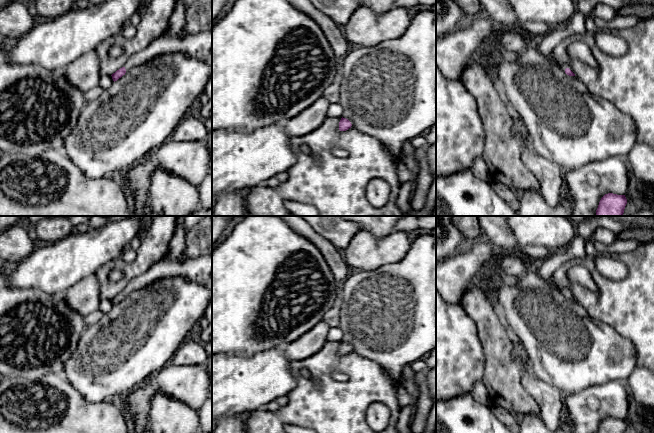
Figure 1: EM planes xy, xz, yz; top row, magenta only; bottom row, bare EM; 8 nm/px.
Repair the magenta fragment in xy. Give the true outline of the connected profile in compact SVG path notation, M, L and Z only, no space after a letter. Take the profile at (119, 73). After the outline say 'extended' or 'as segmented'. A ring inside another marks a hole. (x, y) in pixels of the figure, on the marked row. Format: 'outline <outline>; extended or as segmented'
outline M212 30L200 32L183 40L175 37L159 37L143 50L131 55L126 64L111 75L112 79L115 82L125 75L128 70L144 64L159 55L172 52L184 52L194 58L211 61Z; extended

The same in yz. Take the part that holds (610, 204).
outline M605 194L599 202L596 216L622 216L626 204L625 195Z; as segmented

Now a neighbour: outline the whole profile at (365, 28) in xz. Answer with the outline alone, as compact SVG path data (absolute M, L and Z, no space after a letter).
M360 6L342 29L350 46L371 47L401 37L411 20L408 9L403 7L377 14L370 8Z

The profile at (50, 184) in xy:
M49 149L37 156L0 153L0 216L132 216L130 199L116 176L88 178L65 151Z

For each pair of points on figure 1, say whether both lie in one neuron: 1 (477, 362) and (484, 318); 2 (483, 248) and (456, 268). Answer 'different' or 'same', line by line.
1: different
2: same

